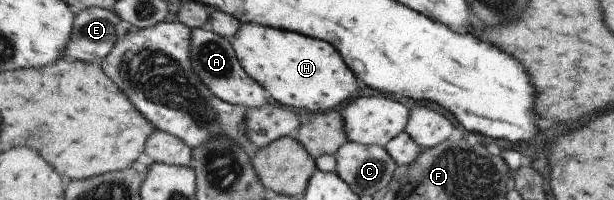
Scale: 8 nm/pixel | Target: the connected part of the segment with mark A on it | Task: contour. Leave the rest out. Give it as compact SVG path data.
M209 27L193 29L192 66L194 66L194 72L202 78L202 82L205 82L206 86L209 86L210 90L213 90L214 94L224 102L253 109L272 101L265 87L256 82L241 65L241 59L238 58L237 50L234 50L233 41L216 34Z

